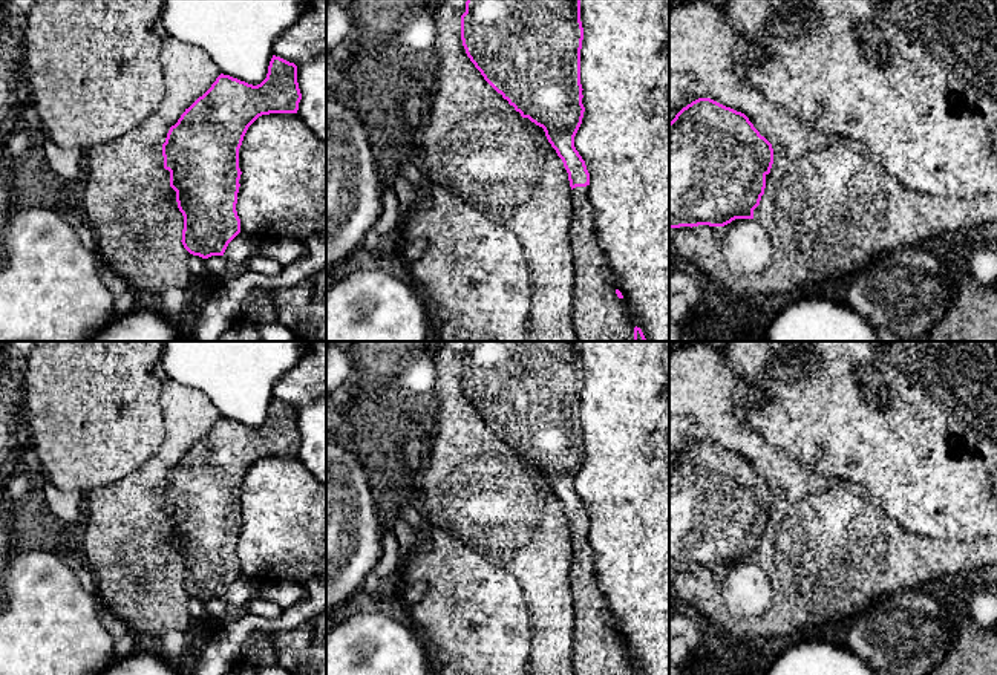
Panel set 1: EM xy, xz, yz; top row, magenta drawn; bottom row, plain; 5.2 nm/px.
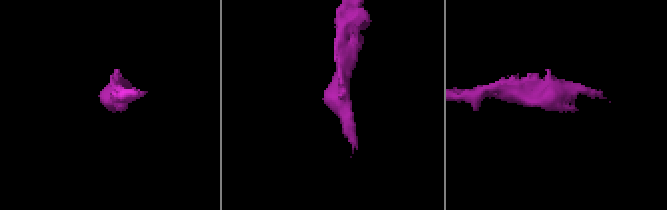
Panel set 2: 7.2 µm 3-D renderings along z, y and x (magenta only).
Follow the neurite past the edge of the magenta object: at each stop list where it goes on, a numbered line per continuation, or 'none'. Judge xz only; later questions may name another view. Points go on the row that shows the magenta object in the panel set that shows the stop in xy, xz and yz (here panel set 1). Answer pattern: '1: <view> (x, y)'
1: xz (598, 314)

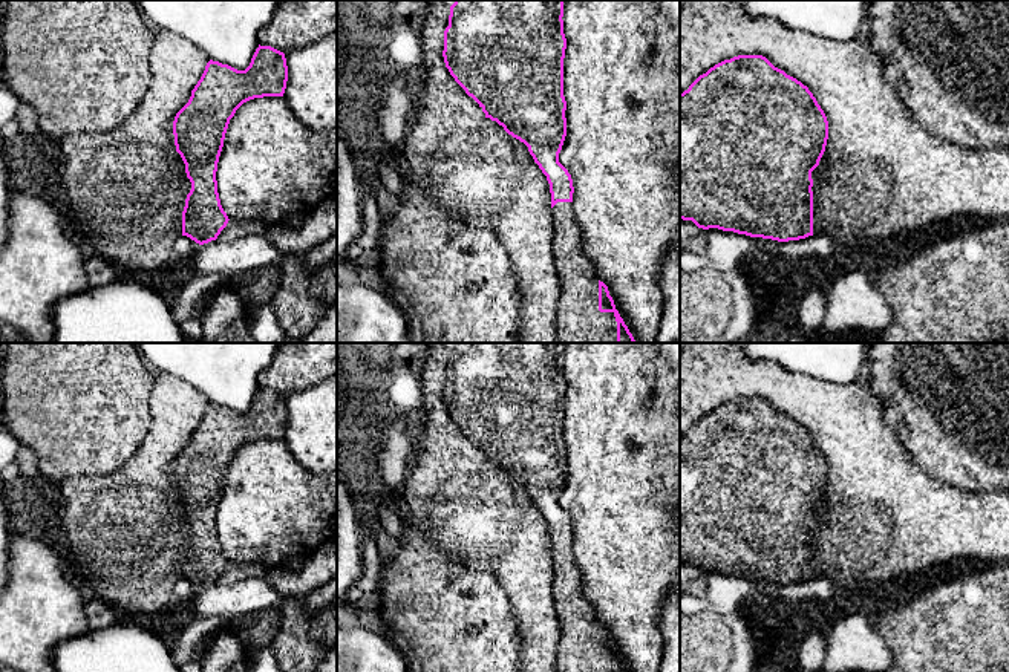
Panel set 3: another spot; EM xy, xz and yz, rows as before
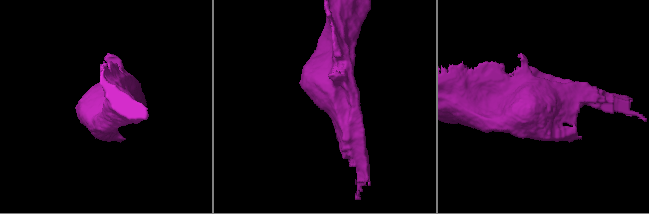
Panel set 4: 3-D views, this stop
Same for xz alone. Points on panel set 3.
1: xz (579, 320)

